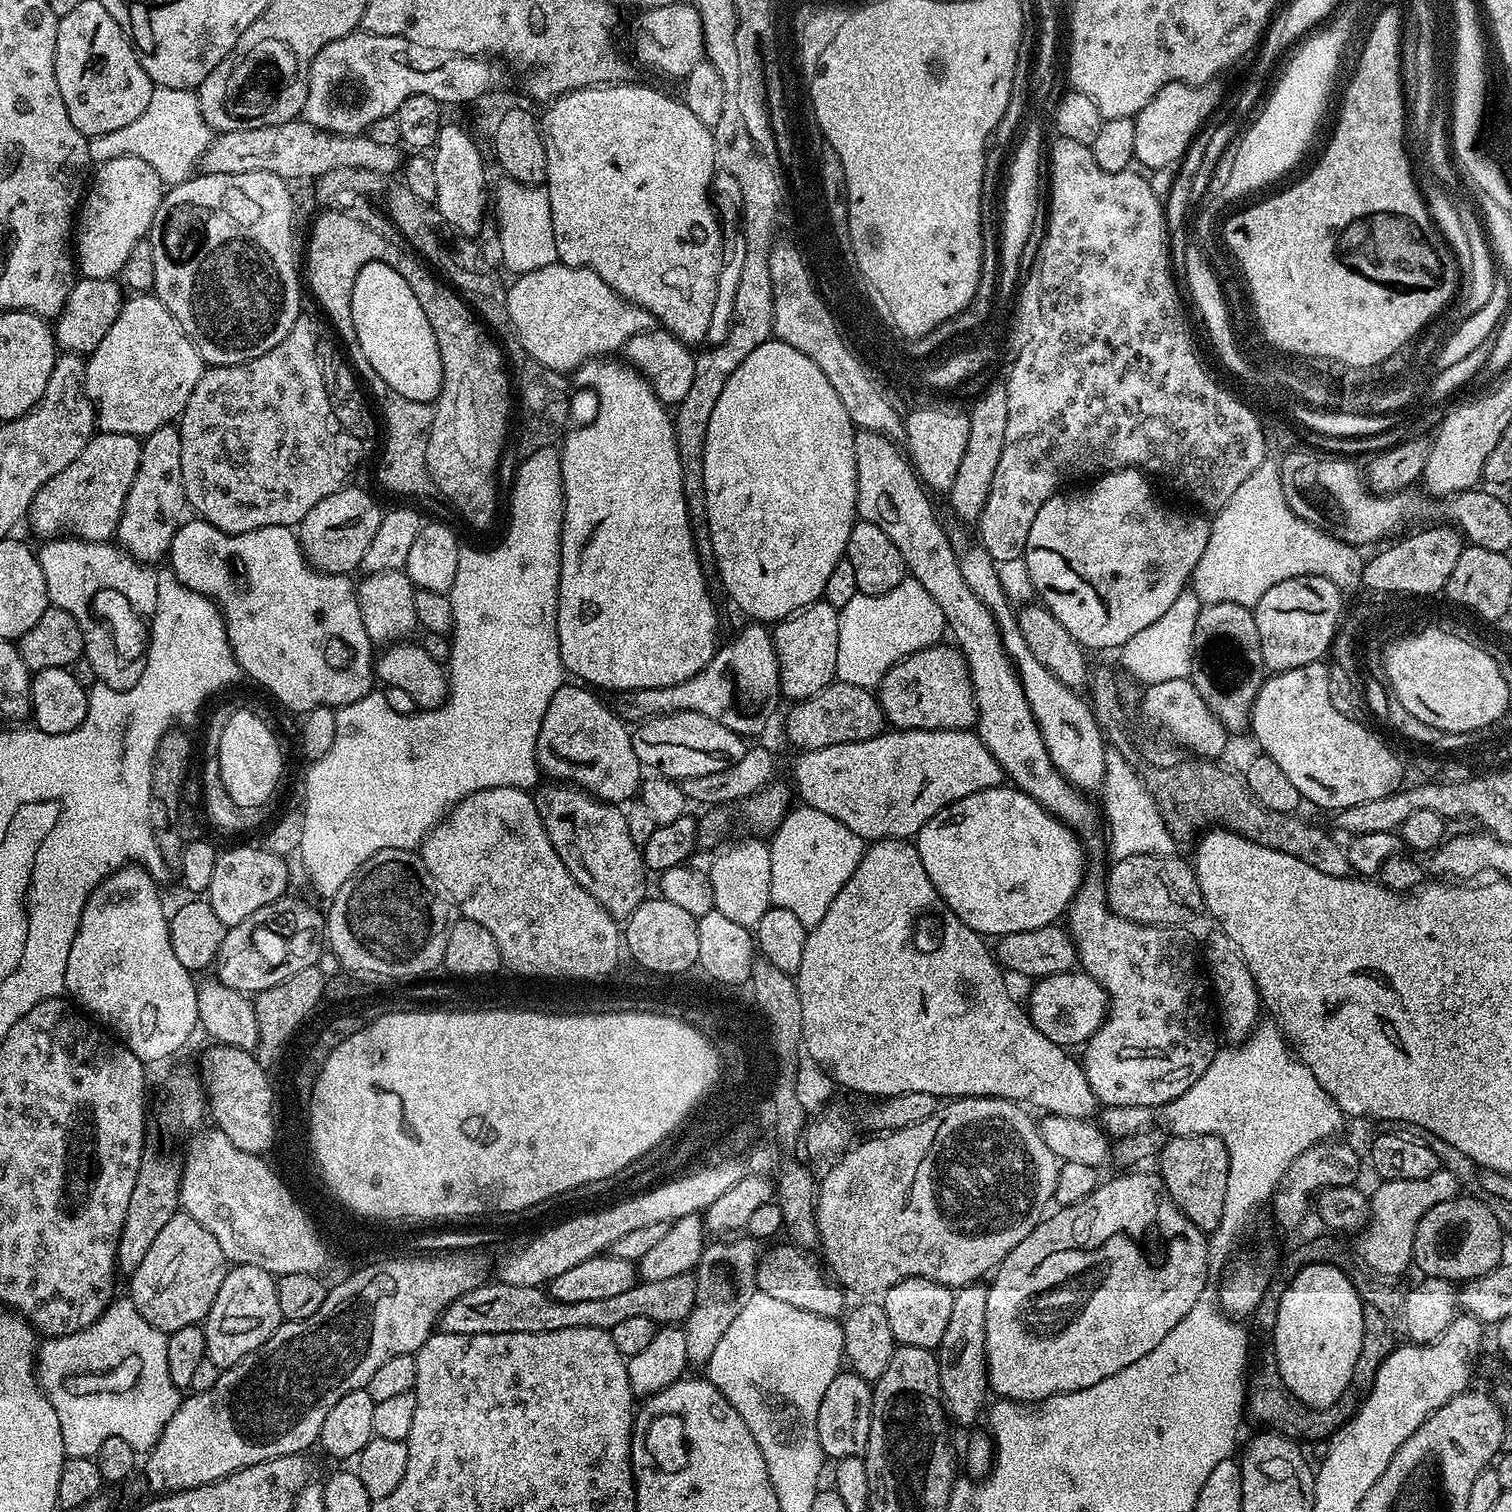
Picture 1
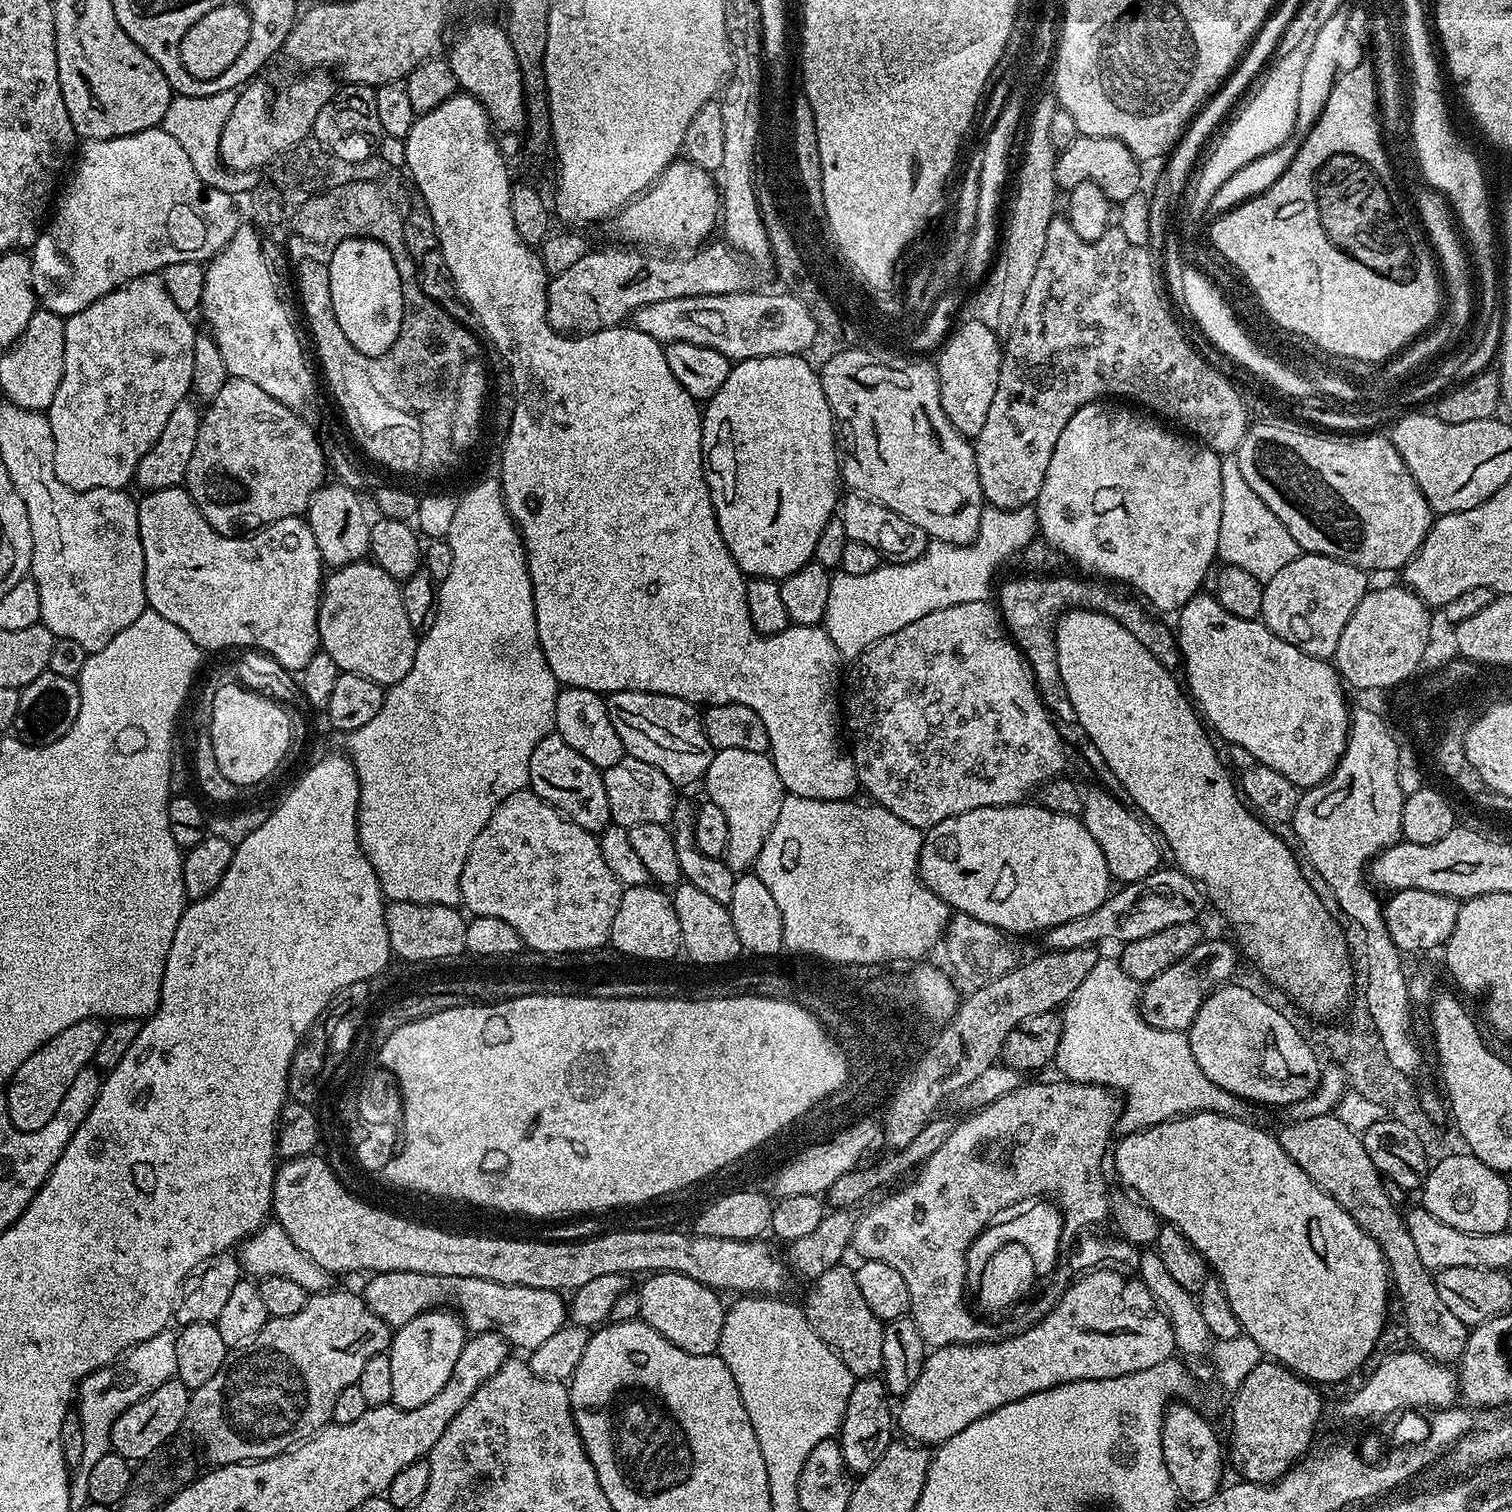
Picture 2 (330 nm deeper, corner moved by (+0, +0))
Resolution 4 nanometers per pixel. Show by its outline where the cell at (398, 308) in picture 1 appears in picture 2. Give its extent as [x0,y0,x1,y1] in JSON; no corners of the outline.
[327,237,403,356]

